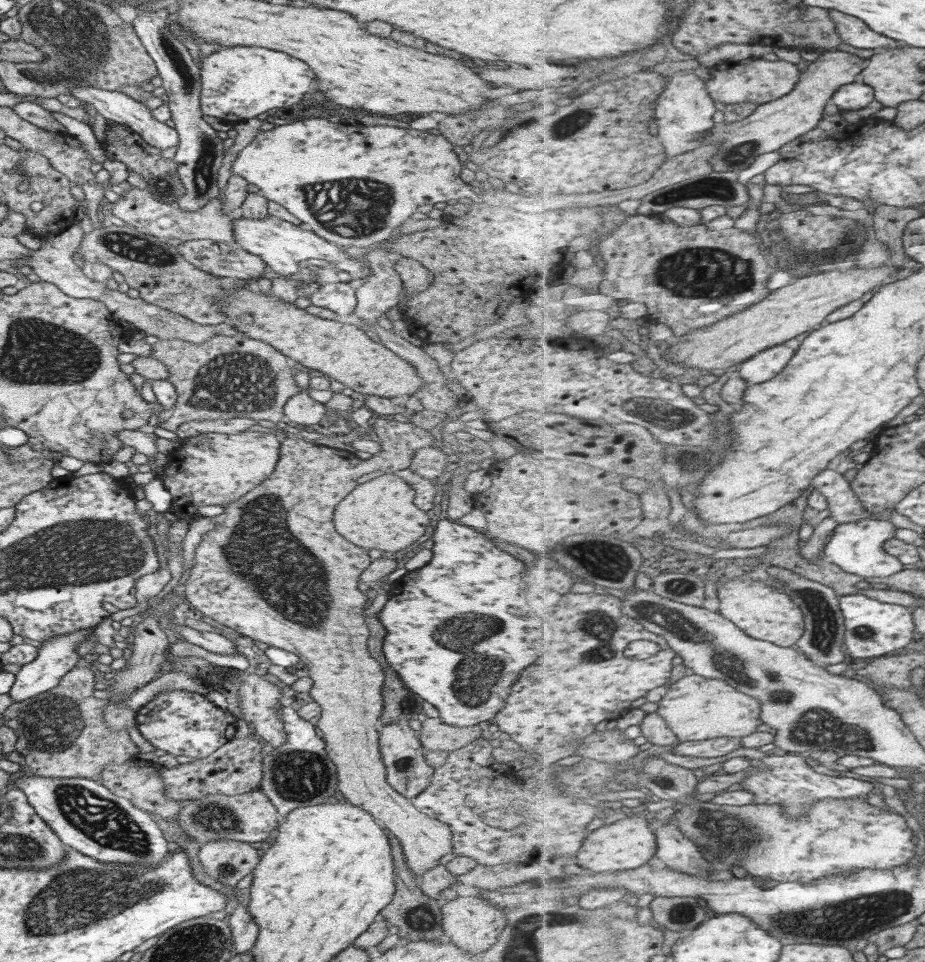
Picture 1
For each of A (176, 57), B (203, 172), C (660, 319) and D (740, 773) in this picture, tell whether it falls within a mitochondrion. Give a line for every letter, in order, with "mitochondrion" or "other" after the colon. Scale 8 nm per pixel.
A: mitochondrion
B: mitochondrion
C: other
D: other

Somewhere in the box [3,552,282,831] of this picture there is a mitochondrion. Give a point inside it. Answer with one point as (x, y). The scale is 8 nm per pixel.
(53, 723)

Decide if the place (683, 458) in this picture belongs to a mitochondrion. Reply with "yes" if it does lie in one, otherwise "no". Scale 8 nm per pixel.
no

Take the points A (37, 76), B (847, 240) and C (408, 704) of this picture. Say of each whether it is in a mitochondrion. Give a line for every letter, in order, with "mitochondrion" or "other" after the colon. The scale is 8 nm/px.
A: mitochondrion
B: mitochondrion
C: mitochondrion

